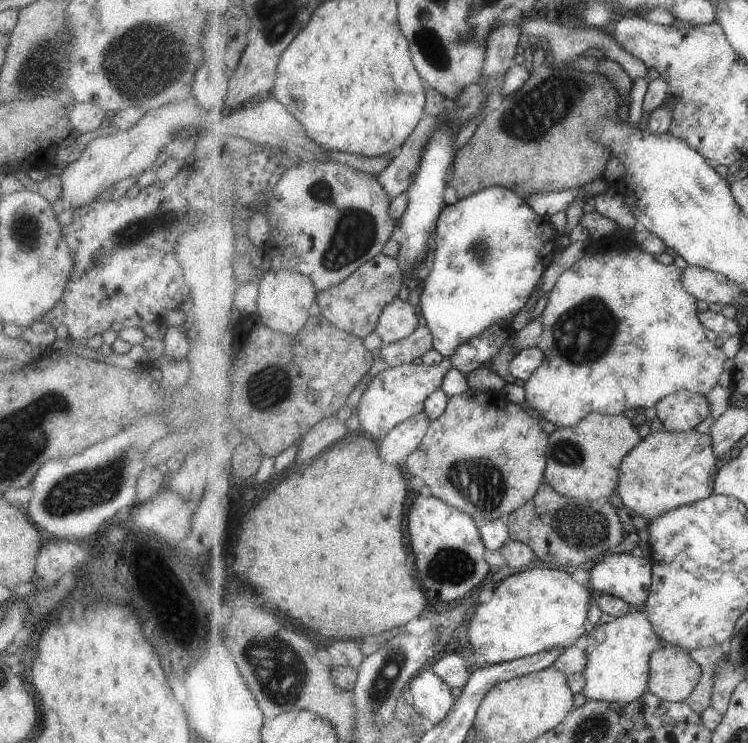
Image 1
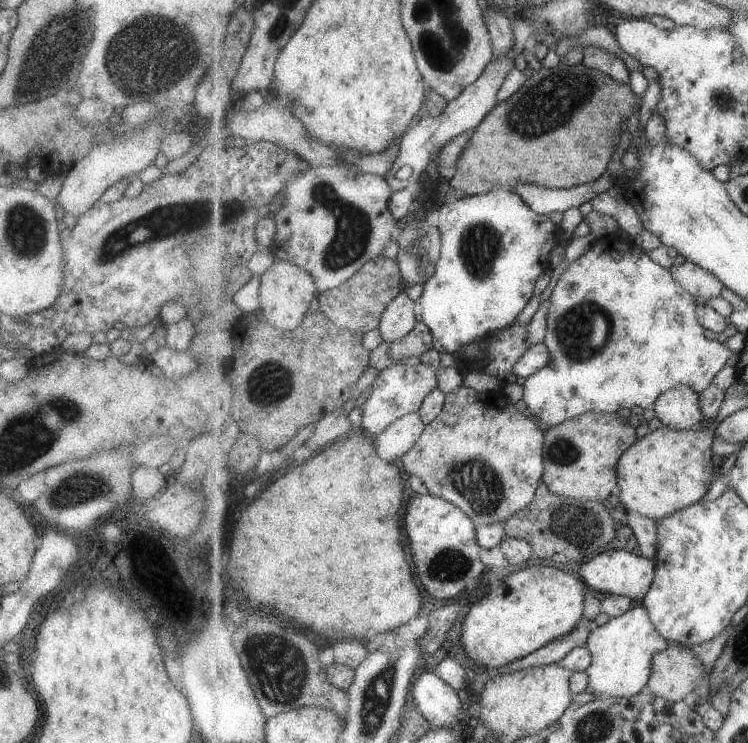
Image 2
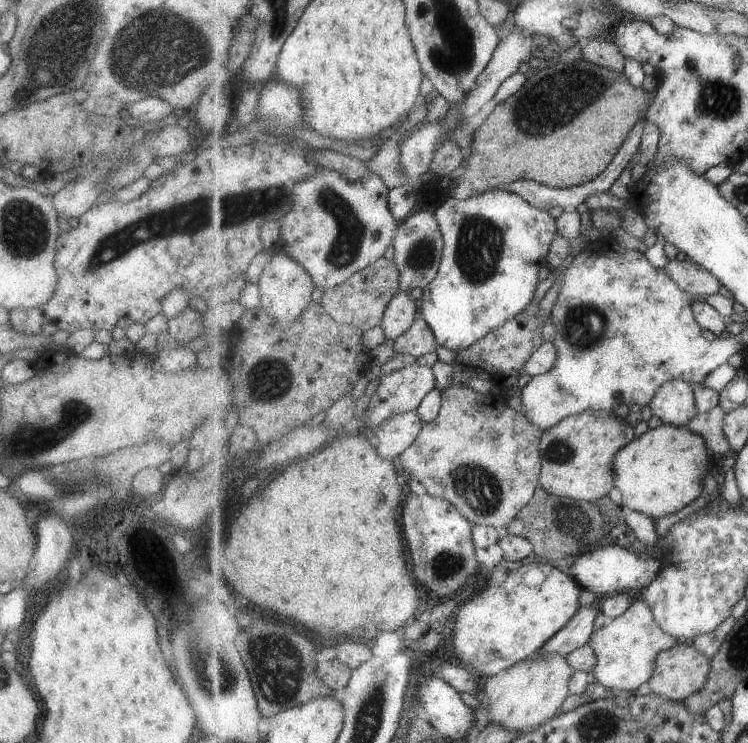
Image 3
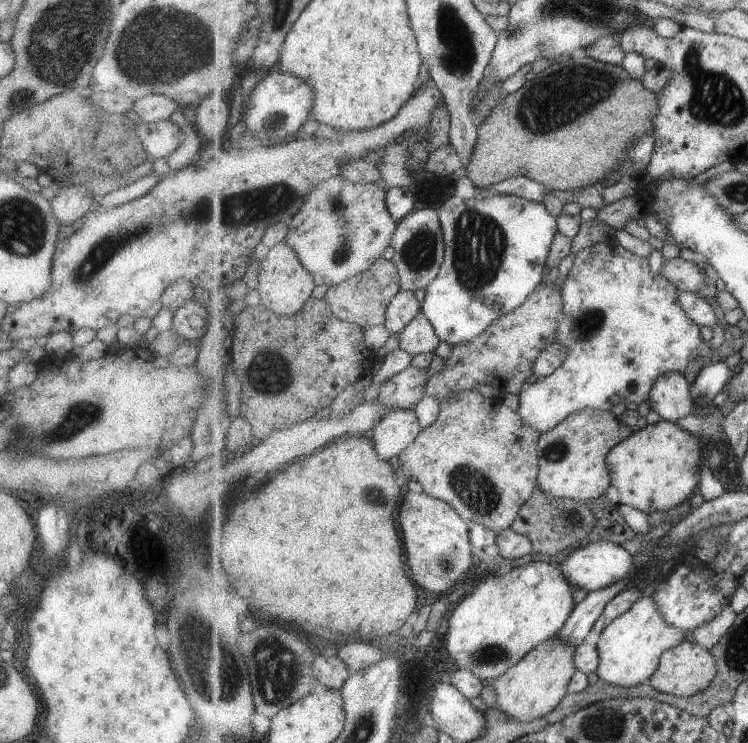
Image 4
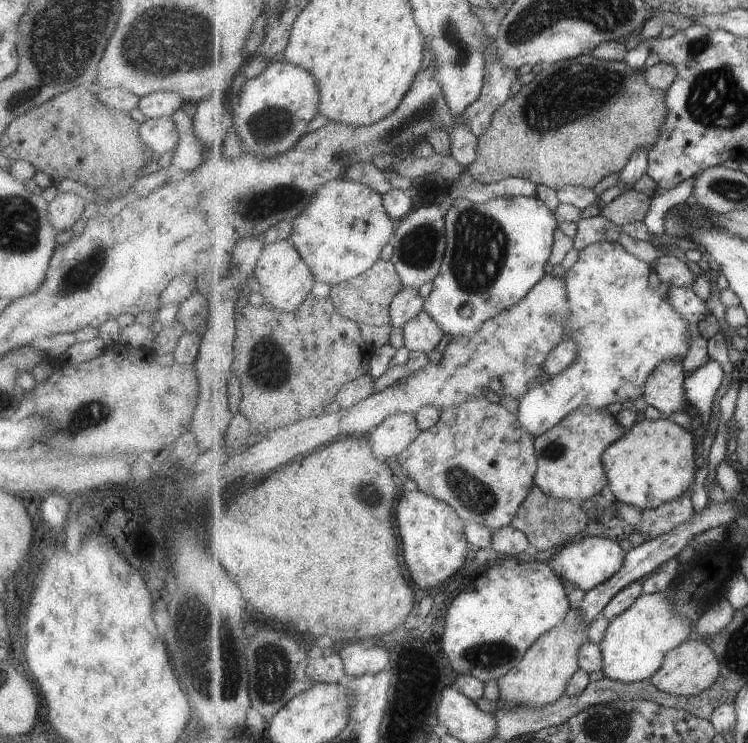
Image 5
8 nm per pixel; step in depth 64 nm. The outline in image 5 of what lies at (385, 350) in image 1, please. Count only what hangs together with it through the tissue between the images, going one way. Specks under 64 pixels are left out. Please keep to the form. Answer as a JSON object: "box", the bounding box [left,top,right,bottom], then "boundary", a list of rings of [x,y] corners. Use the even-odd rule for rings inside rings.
{"box":[402,310,445,355],"boundary":[[[423,310],[407,321],[402,327],[404,346],[411,351],[425,352],[428,355],[436,350],[445,338],[439,322],[431,318],[429,312]]]}

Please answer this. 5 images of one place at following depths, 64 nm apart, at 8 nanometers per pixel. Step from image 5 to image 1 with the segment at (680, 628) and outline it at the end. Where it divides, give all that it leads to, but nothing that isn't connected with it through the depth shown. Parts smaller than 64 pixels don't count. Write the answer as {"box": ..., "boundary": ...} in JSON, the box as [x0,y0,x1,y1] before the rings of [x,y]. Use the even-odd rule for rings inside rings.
{"box":[582,608,664,704],"boundary":[[[644,608],[631,611],[622,617],[615,617],[609,623],[595,625],[587,633],[587,643],[586,652],[589,662],[582,672],[587,680],[582,694],[587,700],[629,704],[629,702],[633,702],[633,700],[637,700],[637,698],[641,698],[643,694],[649,692],[651,654],[655,650],[659,650],[664,643],[655,632],[654,626]]]}

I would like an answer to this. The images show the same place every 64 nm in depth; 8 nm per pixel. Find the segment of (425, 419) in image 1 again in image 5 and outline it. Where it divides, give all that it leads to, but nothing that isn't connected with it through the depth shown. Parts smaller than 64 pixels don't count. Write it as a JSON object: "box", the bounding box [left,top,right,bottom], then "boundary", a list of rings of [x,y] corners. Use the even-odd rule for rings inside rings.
{"box":[369,412,422,462],"boundary":[[[399,412],[383,421],[377,428],[369,433],[369,442],[373,448],[375,456],[385,462],[391,456],[398,456],[421,434],[422,430],[416,415],[406,412]]]}

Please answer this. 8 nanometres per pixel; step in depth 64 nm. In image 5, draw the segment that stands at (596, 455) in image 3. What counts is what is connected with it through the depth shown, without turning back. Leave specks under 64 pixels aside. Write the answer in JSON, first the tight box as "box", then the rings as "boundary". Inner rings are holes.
{"box":[535,408,629,502],"boundary":[[[575,408],[557,426],[536,437],[538,470],[535,474],[535,484],[547,496],[553,498],[571,499],[576,502],[593,498],[603,492],[609,482],[606,466],[603,464],[603,454],[627,432],[629,430],[617,422],[616,415],[605,408]]]}

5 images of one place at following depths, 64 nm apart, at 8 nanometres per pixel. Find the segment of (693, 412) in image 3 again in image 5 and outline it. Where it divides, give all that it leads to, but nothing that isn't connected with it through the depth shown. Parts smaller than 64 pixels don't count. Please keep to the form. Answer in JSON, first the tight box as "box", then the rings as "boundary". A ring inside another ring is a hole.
{"box":[645,360,688,417],"boundary":[[[671,360],[659,364],[645,386],[646,402],[656,410],[661,410],[665,417],[681,412],[688,403],[685,396],[686,372],[682,363],[683,360]]]}

